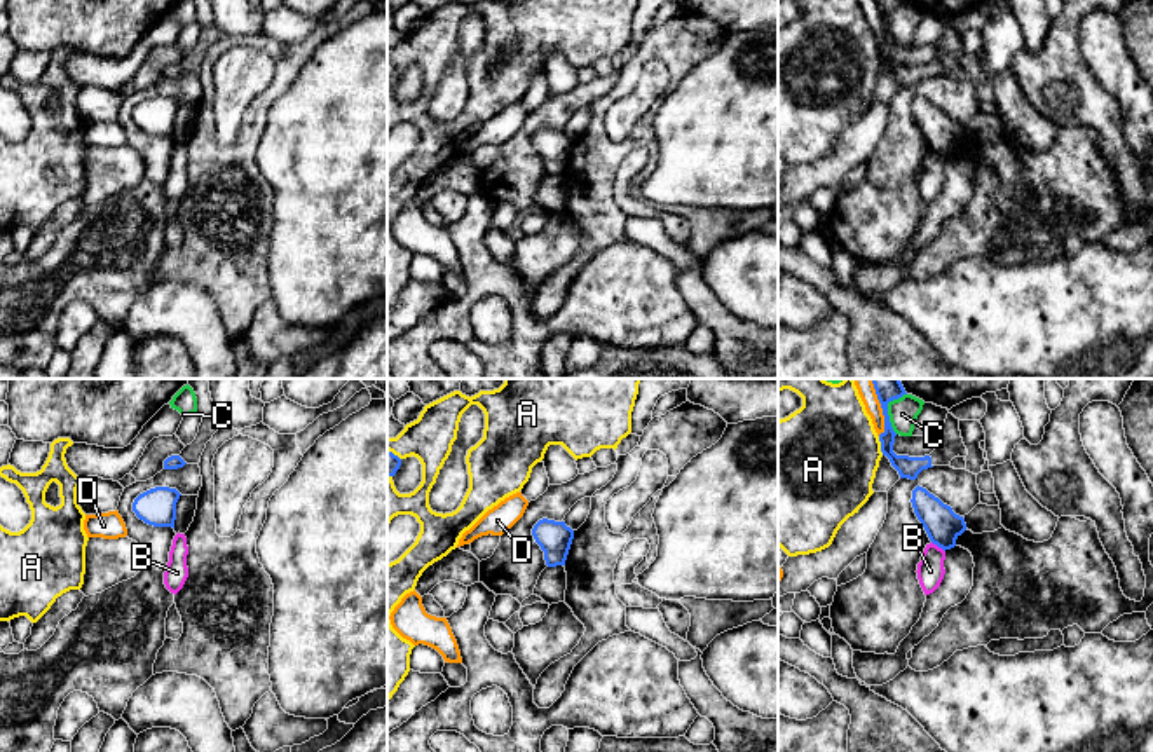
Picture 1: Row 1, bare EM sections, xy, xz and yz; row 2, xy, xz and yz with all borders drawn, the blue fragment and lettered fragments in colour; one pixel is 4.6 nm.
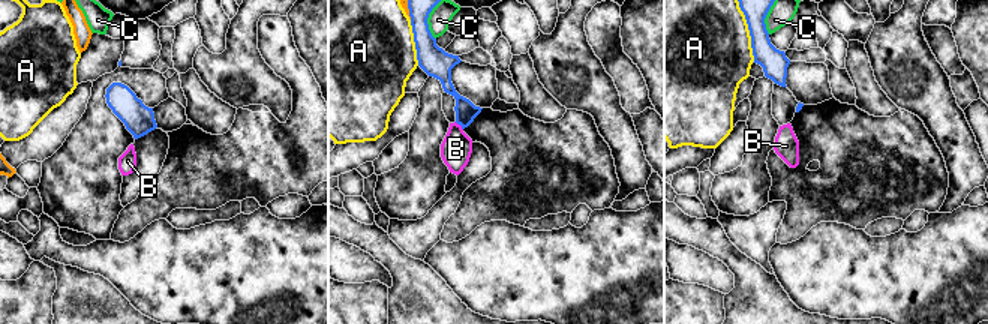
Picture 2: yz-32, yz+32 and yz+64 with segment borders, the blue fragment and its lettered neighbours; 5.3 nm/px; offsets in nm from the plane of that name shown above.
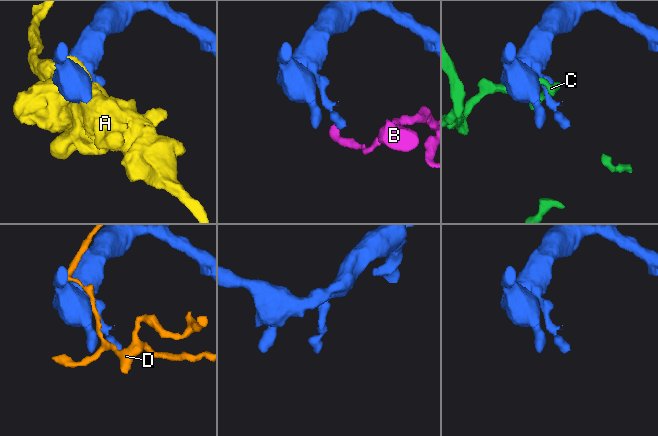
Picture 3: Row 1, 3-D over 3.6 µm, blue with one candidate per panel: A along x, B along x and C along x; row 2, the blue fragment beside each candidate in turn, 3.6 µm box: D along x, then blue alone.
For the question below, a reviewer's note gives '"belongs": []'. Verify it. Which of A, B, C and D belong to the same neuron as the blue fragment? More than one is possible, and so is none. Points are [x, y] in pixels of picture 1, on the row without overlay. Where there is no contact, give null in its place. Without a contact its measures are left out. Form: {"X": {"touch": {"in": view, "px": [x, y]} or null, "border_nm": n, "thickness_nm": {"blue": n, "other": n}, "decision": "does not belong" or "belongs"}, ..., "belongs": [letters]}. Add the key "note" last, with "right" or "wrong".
{"A": {"touch": {"in": "yz", "px": [881, 54]}, "border_nm": 90, "thickness_nm": {"blue": 100, "other": 480}, "decision": "does not belong"}, "B": {"touch": {"in": "yz", "px": [939, 156]}, "border_nm": 80, "thickness_nm": {"blue": 160, "other": 130}, "decision": "does not belong"}, "C": {"touch": {"in": "yz", "px": [886, 20]}, "border_nm": 200, "thickness_nm": {"blue": 80, "other": 130}, "decision": "does not belong"}, "D": {"touch": {"in": "yz", "px": [883, 23]}, "border_nm": 200, "thickness_nm": {"blue": 80, "other": 70}, "decision": "does not belong"}, "belongs": [], "note": "right"}

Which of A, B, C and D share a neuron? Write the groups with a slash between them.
A / B / C / D

